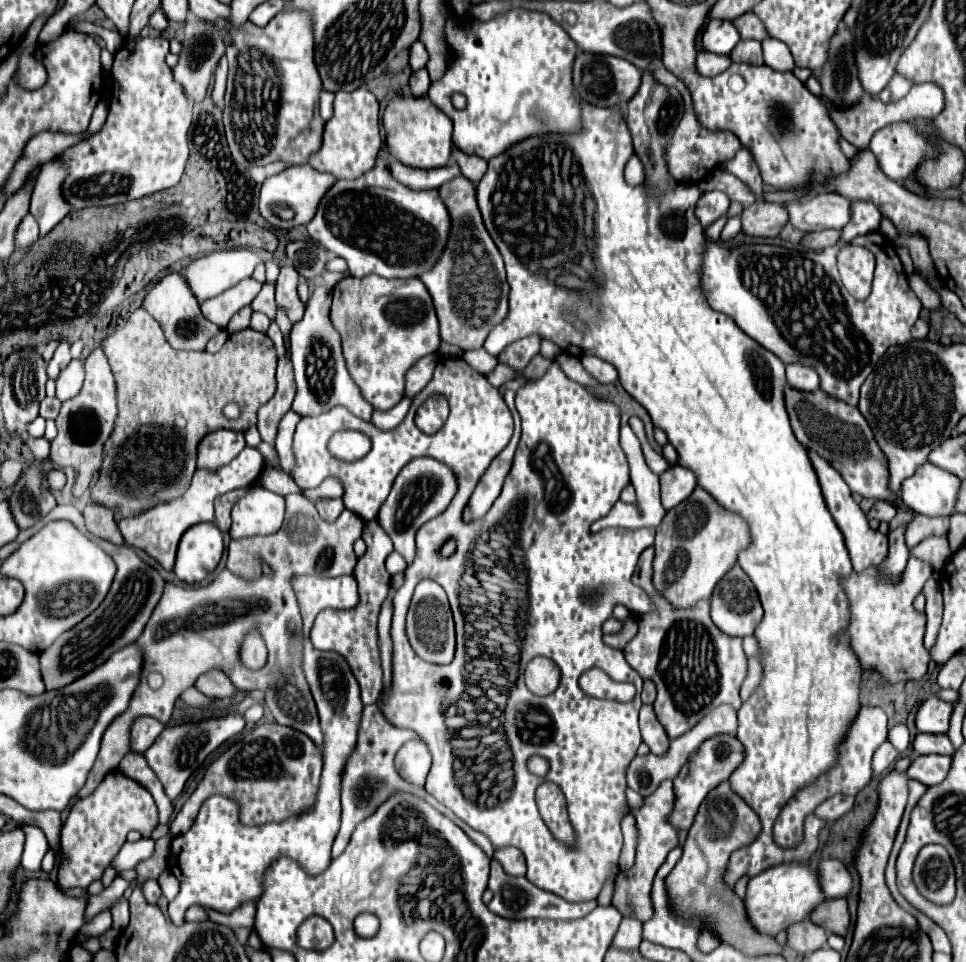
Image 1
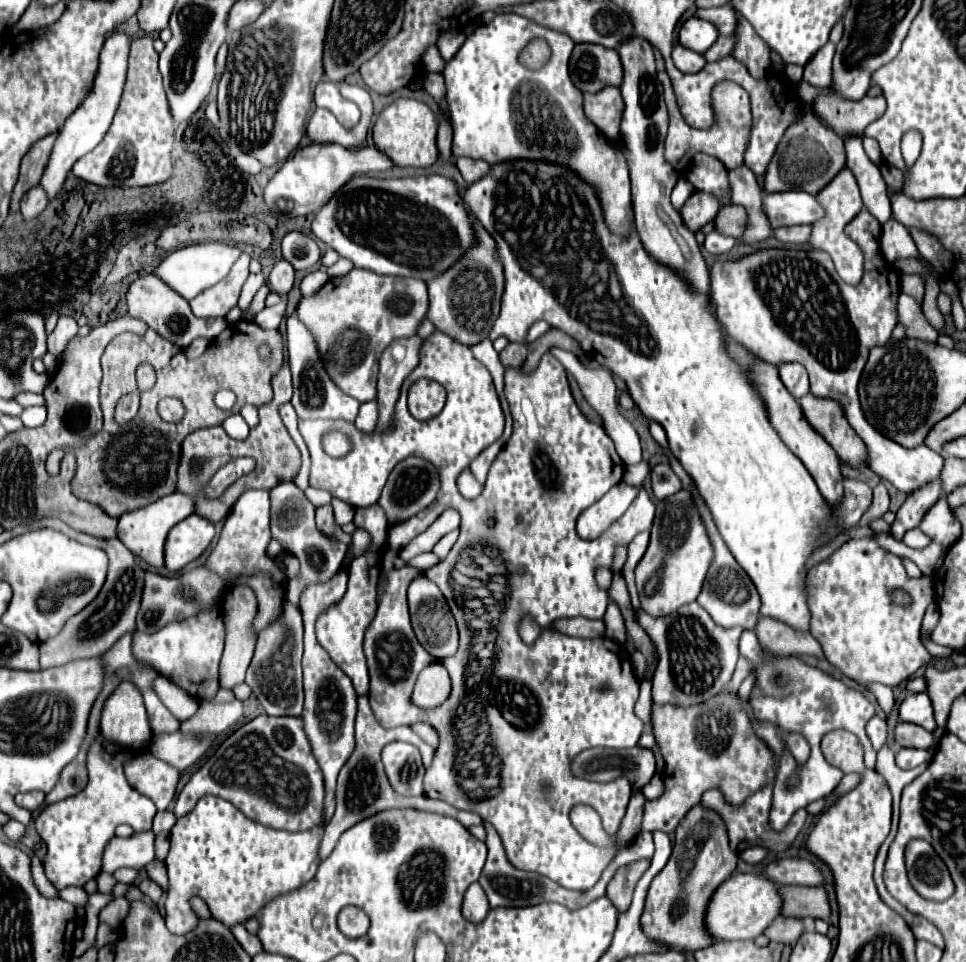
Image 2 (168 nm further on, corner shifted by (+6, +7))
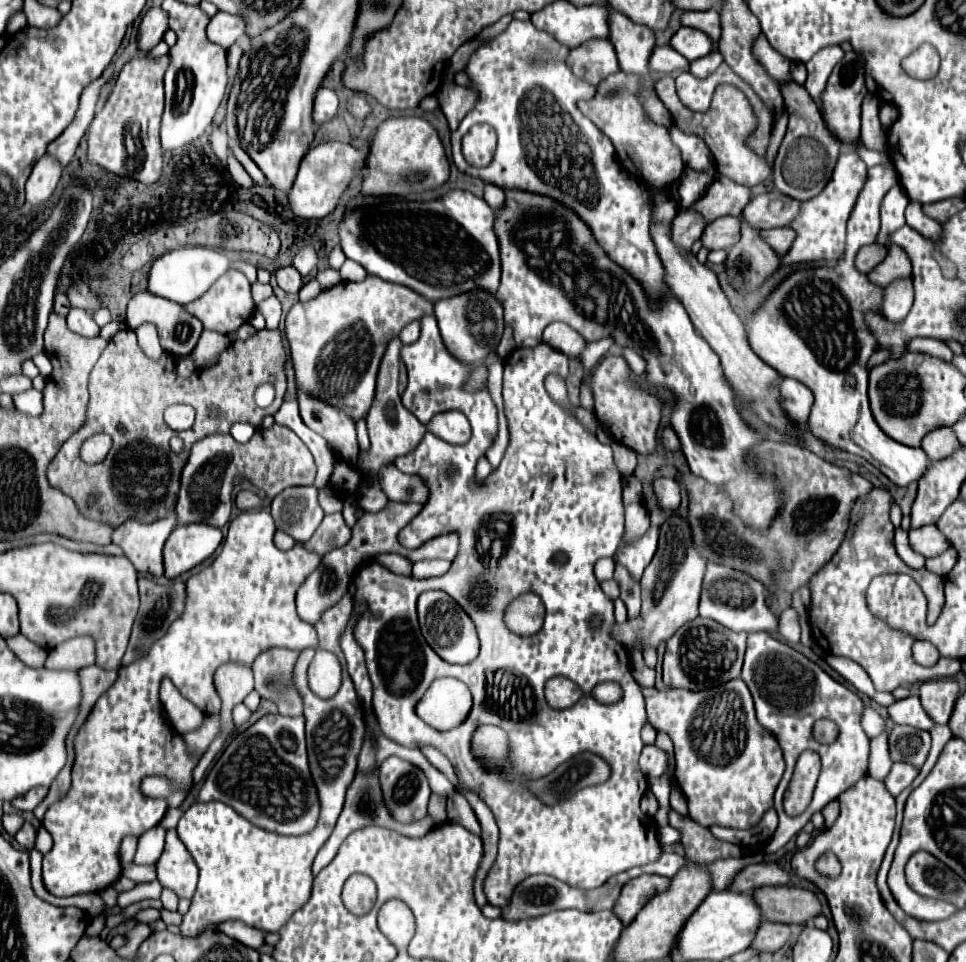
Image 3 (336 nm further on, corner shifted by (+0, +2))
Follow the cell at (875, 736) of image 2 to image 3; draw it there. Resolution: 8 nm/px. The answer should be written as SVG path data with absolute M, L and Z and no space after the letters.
M865 708L863 714L861 714L861 726L863 726L865 734L869 738L873 738L873 736L877 736L877 734L881 734L885 730L885 720L881 718L881 714L877 710Z

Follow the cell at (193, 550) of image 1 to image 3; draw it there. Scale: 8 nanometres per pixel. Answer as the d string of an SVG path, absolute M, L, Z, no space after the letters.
M207 524L177 526L165 542L165 576L175 578L203 560L207 560L221 544L223 534L219 528Z

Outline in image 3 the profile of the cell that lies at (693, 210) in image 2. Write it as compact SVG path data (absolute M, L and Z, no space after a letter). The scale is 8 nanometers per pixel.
M693 210L679 212L671 226L671 240L675 242L675 246L691 250L693 242L697 242L701 238L703 228L705 228L705 220L699 218L697 212L693 212Z

